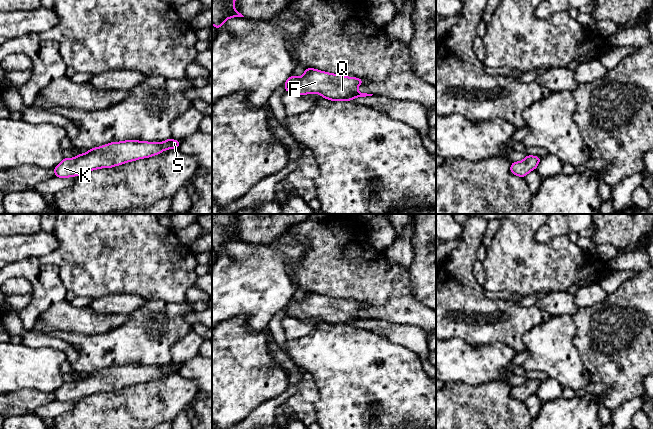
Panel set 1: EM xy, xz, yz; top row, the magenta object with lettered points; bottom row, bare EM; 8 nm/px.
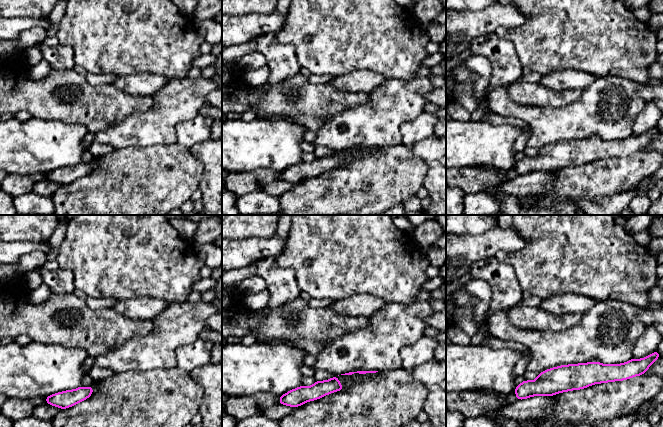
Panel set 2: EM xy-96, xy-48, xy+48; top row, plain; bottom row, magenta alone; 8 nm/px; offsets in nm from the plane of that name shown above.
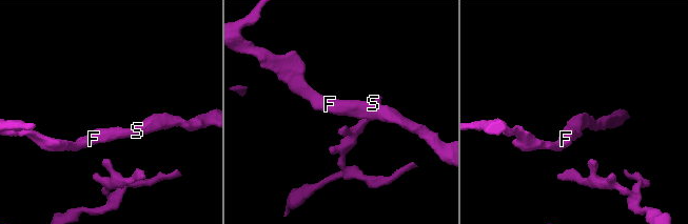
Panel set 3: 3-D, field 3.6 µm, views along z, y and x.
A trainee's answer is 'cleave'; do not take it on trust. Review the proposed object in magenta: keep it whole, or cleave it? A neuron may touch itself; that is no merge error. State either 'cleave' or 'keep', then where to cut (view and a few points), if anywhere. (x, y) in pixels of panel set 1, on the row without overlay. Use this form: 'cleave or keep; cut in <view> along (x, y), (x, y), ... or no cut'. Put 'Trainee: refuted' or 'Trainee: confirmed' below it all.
keep; no cut
Trainee: refuted

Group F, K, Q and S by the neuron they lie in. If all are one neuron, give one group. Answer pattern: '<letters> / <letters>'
F K Q S

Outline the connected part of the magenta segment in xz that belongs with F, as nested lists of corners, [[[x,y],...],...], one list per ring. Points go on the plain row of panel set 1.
[[[306,292],[300,302],[291,299],[284,307],[286,316],[299,319],[318,317],[331,325],[350,325],[356,321],[372,320],[358,316],[356,311],[362,308],[360,302],[331,298],[314,292]]]

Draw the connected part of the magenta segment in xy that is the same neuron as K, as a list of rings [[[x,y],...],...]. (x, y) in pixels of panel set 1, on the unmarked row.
[[[170,361],[165,366],[145,366],[136,364],[112,366],[97,372],[89,373],[85,378],[79,377],[75,382],[64,382],[53,394],[55,401],[67,402],[79,400],[95,393],[111,392],[130,385],[155,380],[164,374],[179,372],[180,367],[181,365],[173,364]]]

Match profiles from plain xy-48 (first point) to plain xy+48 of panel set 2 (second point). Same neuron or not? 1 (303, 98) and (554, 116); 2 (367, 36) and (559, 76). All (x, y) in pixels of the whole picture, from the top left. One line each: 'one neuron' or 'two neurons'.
1: two neurons
2: two neurons

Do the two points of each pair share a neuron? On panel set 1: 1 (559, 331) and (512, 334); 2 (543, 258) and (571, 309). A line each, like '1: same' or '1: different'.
1: different
2: different

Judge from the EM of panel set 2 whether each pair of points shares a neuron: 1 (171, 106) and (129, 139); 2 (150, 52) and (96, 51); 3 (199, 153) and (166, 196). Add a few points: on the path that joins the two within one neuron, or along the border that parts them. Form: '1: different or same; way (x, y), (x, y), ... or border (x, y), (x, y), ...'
1: same; way (161, 116), (149, 128), (139, 129)
2: same; way (137, 51), (109, 51)
3: different; border (188, 148), (204, 166), (201, 180)

